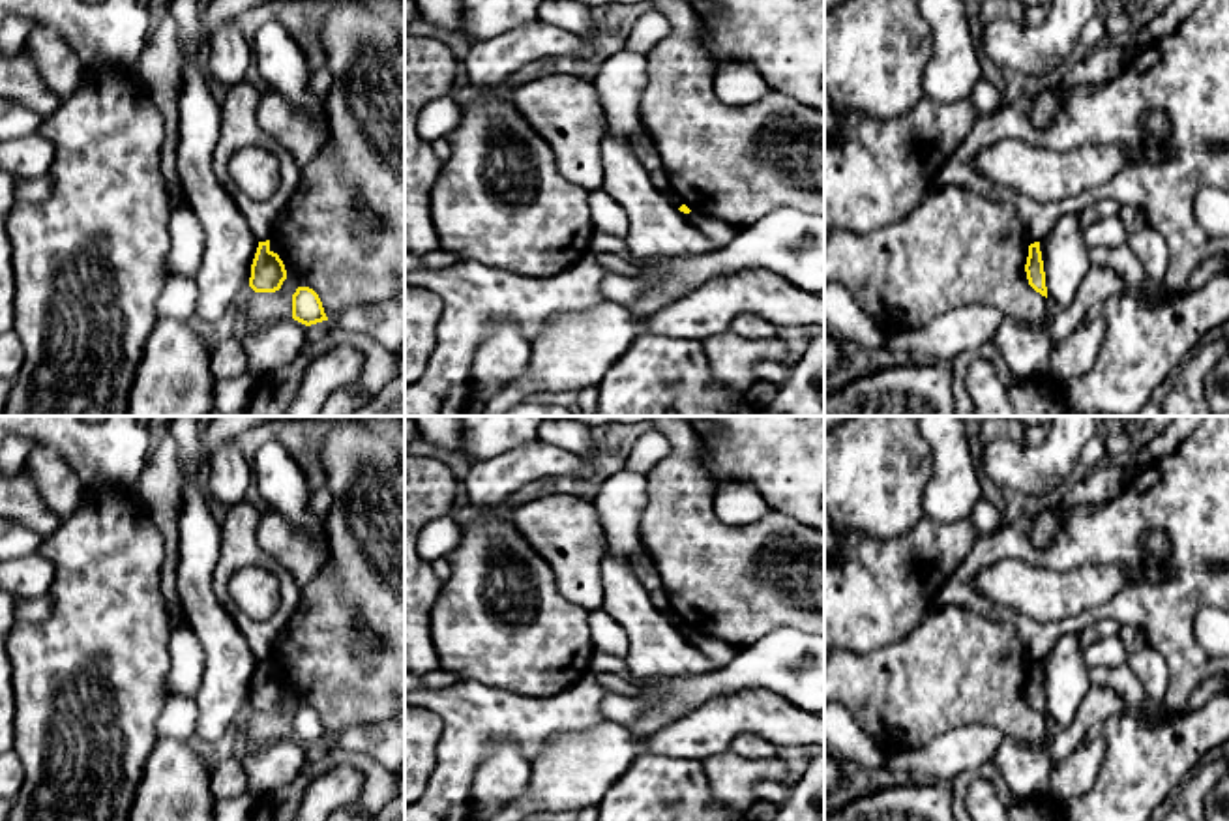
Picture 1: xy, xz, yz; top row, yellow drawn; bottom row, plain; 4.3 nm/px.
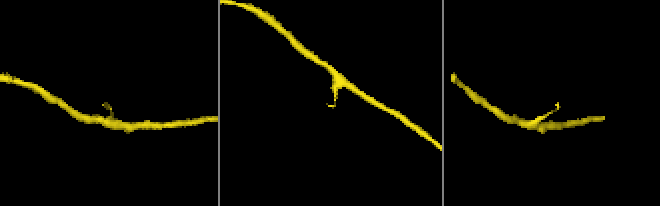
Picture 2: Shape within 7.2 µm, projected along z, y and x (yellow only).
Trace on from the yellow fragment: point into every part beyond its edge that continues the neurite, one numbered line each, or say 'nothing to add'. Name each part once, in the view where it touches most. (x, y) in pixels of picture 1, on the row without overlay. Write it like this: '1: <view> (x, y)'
nothing to add

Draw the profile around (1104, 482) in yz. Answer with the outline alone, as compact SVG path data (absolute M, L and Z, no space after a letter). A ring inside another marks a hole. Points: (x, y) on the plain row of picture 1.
M1096 465L1087 472L1087 476L1068 489L1064 489L1057 499L1044 506L1032 523L1030 538L1034 547L1047 547L1059 529L1060 515L1077 506L1092 508L1102 506L1118 497L1128 480L1128 472L1115 465Z

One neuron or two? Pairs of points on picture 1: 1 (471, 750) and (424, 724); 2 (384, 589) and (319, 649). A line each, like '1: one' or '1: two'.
1: two
2: one

